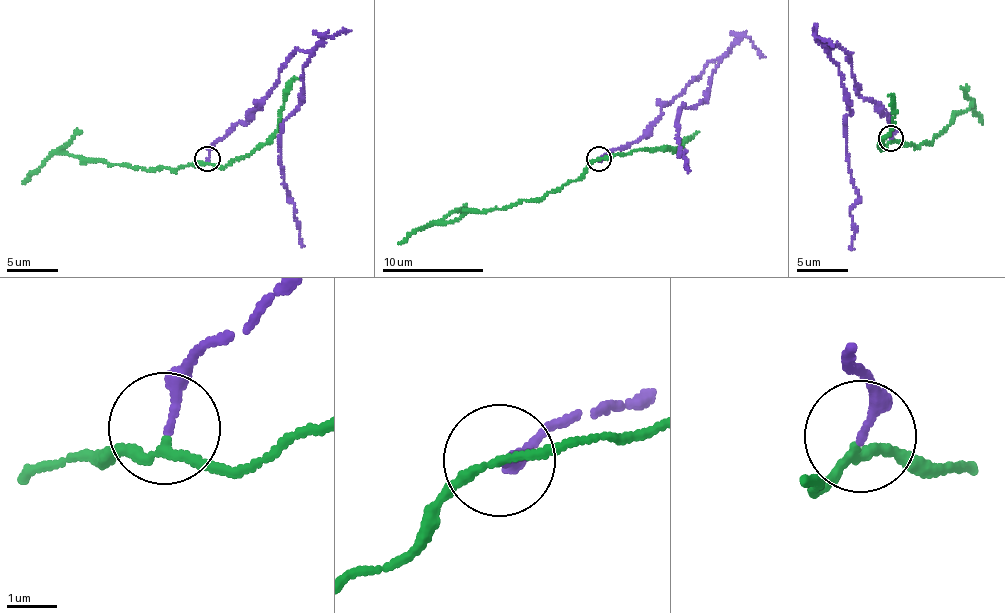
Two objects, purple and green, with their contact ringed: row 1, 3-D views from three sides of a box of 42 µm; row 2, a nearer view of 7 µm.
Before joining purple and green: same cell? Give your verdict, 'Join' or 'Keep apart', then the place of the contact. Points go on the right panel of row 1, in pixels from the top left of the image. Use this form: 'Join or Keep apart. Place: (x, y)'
Keep apart. Place: (891, 138)

